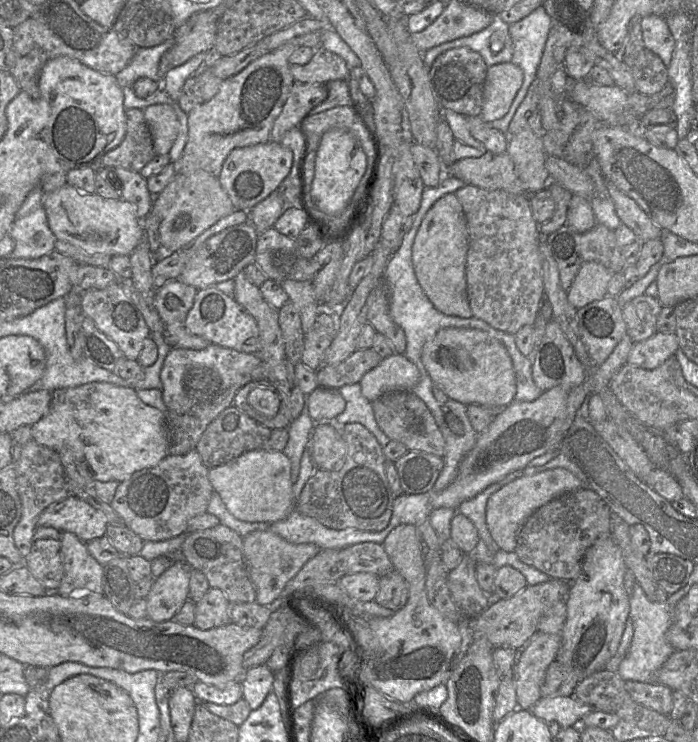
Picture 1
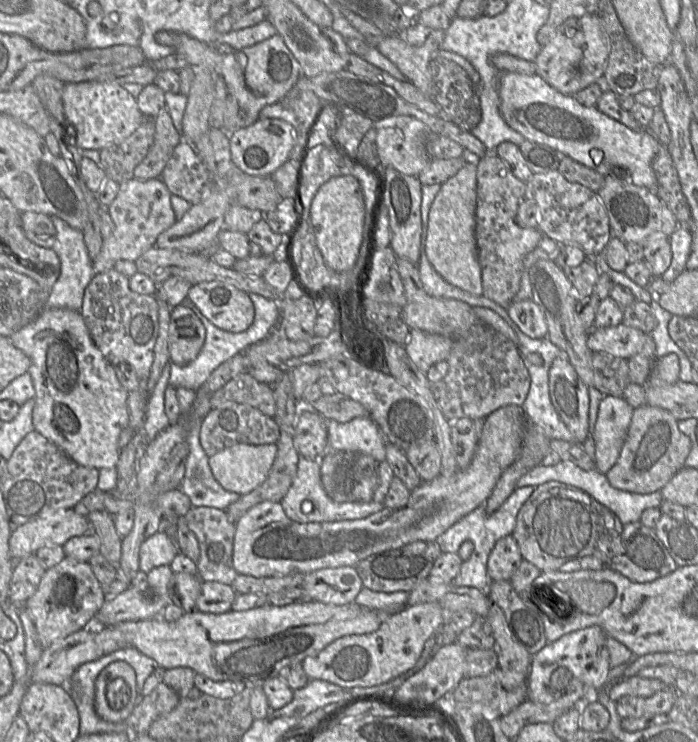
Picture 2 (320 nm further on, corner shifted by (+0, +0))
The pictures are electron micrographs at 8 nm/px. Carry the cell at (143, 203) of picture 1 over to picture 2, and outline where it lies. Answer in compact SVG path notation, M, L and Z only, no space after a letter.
M160 177L146 181L132 178L119 184L115 199L107 207L113 221L113 232L103 240L101 251L92 260L94 275L112 269L118 260L135 261L155 246L158 235L177 221L170 196L170 191Z

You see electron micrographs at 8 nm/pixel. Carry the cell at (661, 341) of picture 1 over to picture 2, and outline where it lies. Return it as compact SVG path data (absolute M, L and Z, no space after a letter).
M623 323L614 327L592 328L587 337L587 346L592 352L629 359L641 351L646 335Z

